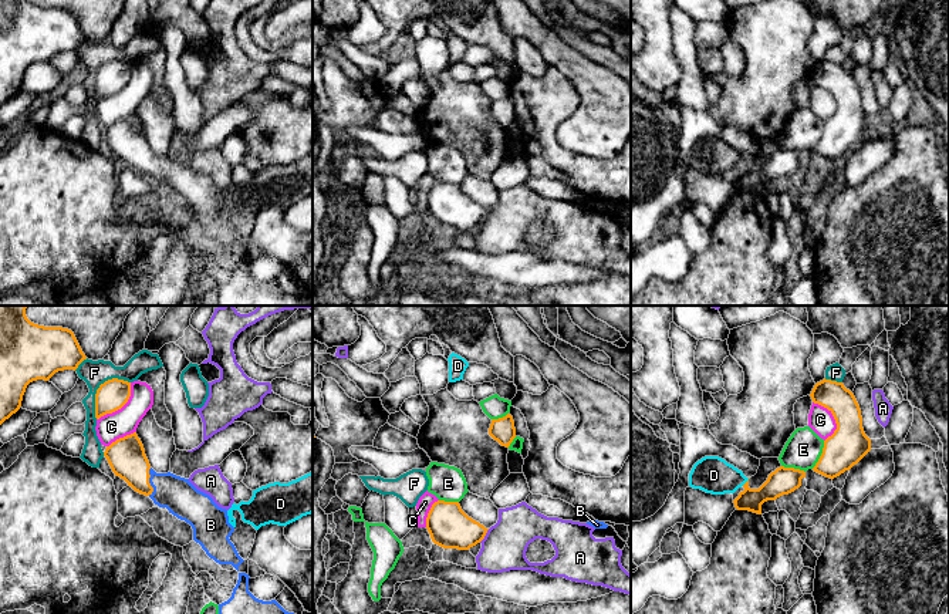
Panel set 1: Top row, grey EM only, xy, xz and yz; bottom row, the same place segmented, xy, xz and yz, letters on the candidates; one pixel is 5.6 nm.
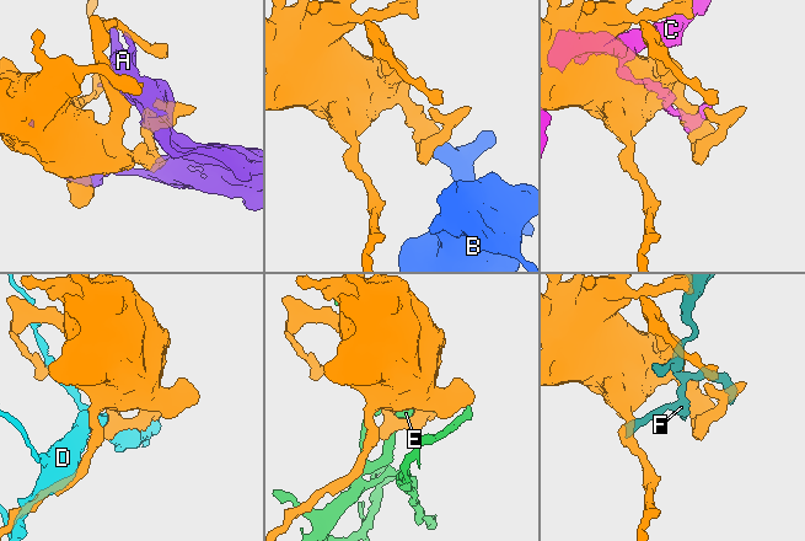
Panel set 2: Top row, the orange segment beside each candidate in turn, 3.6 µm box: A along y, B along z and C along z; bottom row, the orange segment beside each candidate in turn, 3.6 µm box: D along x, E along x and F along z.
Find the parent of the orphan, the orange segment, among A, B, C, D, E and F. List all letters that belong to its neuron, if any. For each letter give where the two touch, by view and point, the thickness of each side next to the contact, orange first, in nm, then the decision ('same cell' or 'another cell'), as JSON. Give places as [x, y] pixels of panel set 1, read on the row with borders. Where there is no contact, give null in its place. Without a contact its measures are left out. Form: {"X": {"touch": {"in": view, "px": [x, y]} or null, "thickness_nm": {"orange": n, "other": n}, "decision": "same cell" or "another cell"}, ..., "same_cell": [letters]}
{"A": {"touch": {"in": "xz", "px": [485, 535]}, "thickness_nm": {"orange": 240, "other": 260}, "decision": "another cell"}, "B": {"touch": {"in": "xy", "px": [148, 482]}, "thickness_nm": {"orange": 220, "other": 200}, "decision": "same cell"}, "C": {"touch": {"in": "xy", "px": [121, 407]}, "thickness_nm": {"orange": 170, "other": 160}, "decision": "another cell"}, "D": {"touch": {"in": "yz", "px": [746, 482]}, "thickness_nm": {"orange": 160, "other": 220}, "decision": "another cell"}, "E": {"touch": {"in": "yz", "px": [821, 455]}, "thickness_nm": {"orange": 220, "other": 200}, "decision": "another cell"}, "F": {"touch": {"in": "xy", "px": [100, 387]}, "thickness_nm": {"orange": 170, "other": 140}, "decision": "another cell"}, "same_cell": ["B"]}

